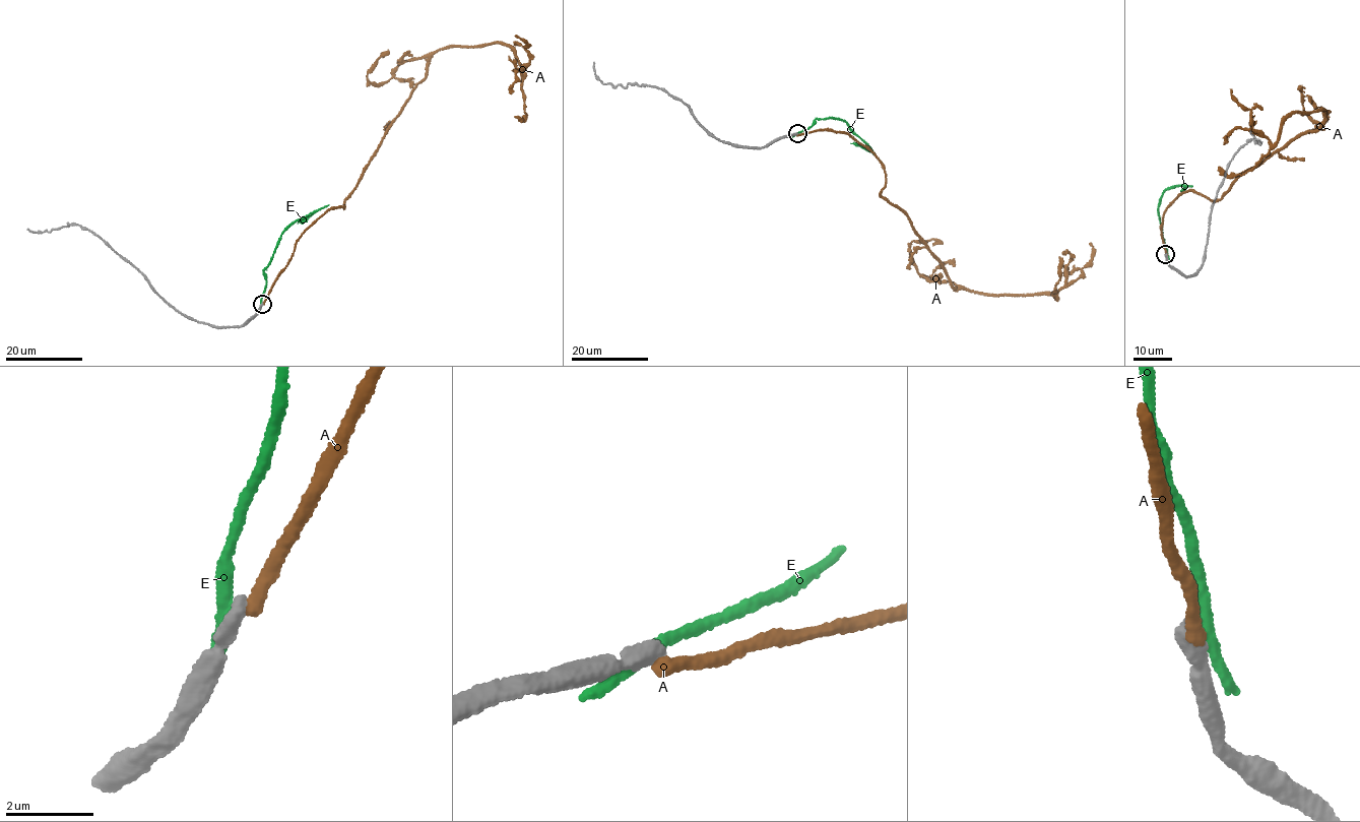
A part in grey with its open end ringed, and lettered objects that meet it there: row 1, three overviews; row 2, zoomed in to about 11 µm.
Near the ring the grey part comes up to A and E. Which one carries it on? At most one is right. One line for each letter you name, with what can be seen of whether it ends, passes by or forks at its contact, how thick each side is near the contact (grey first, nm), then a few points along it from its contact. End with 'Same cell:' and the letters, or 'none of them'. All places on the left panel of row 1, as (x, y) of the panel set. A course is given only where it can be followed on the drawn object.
Same cell: none of them

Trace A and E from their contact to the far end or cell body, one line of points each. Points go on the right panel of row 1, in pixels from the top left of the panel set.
A: (1166, 254), (1163, 212), (1183, 193), (1219, 199), (1323, 120), (1324, 110), (1296, 111), (1272, 144), (1231, 89)
E: (1167, 256), (1158, 212), (1160, 197), (1177, 185), (1185, 188)

